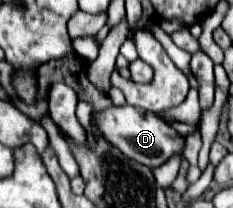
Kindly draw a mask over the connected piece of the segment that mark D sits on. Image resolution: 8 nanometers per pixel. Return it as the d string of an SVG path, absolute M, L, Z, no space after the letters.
M111 105L103 111L97 111L97 115L93 115L93 121L97 123L95 127L101 131L101 137L107 143L111 143L121 153L125 153L125 157L135 159L137 163L143 163L151 169L165 163L171 155L179 153L185 143L183 137L157 113L151 113L147 109L133 107L133 105L121 105L121 107Z

